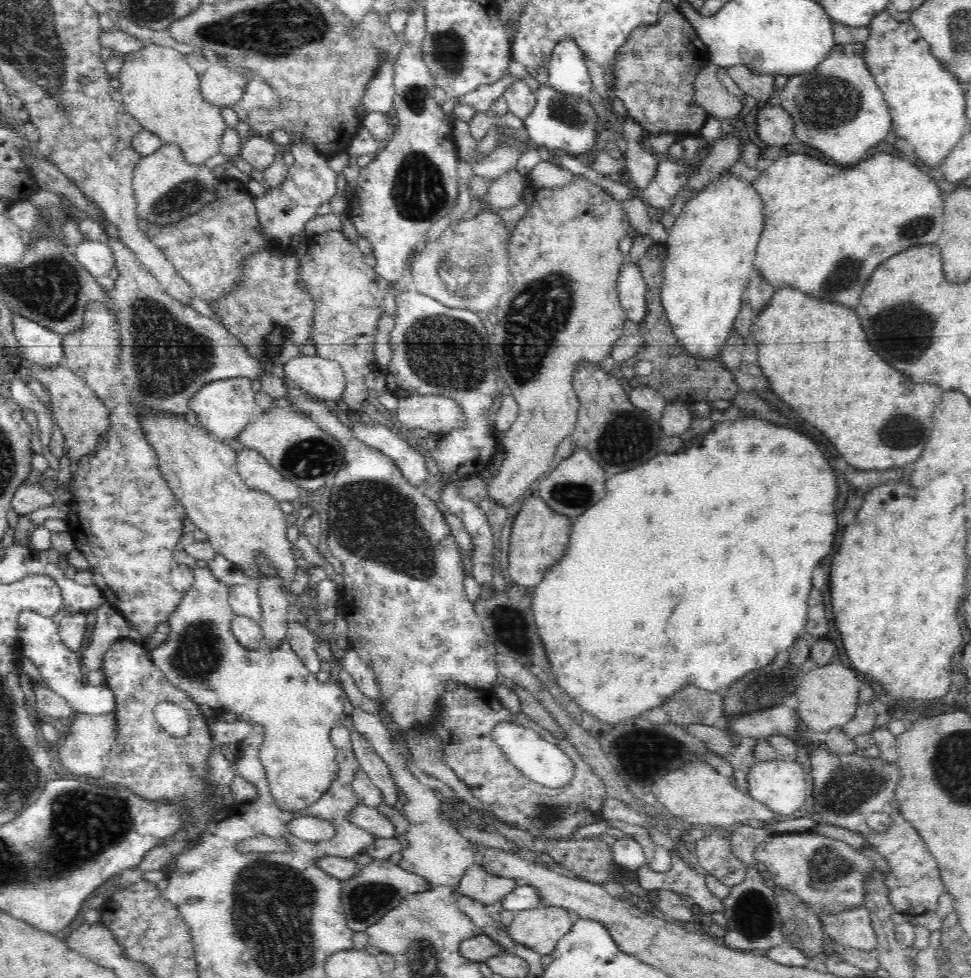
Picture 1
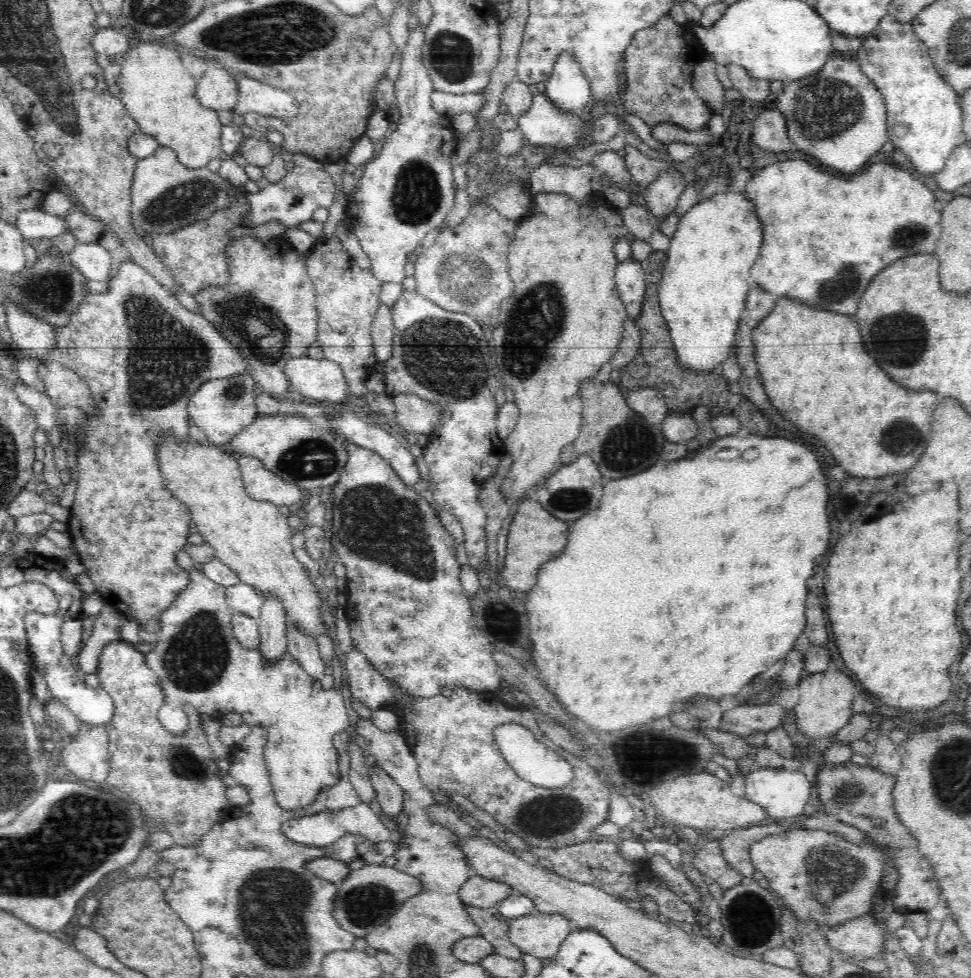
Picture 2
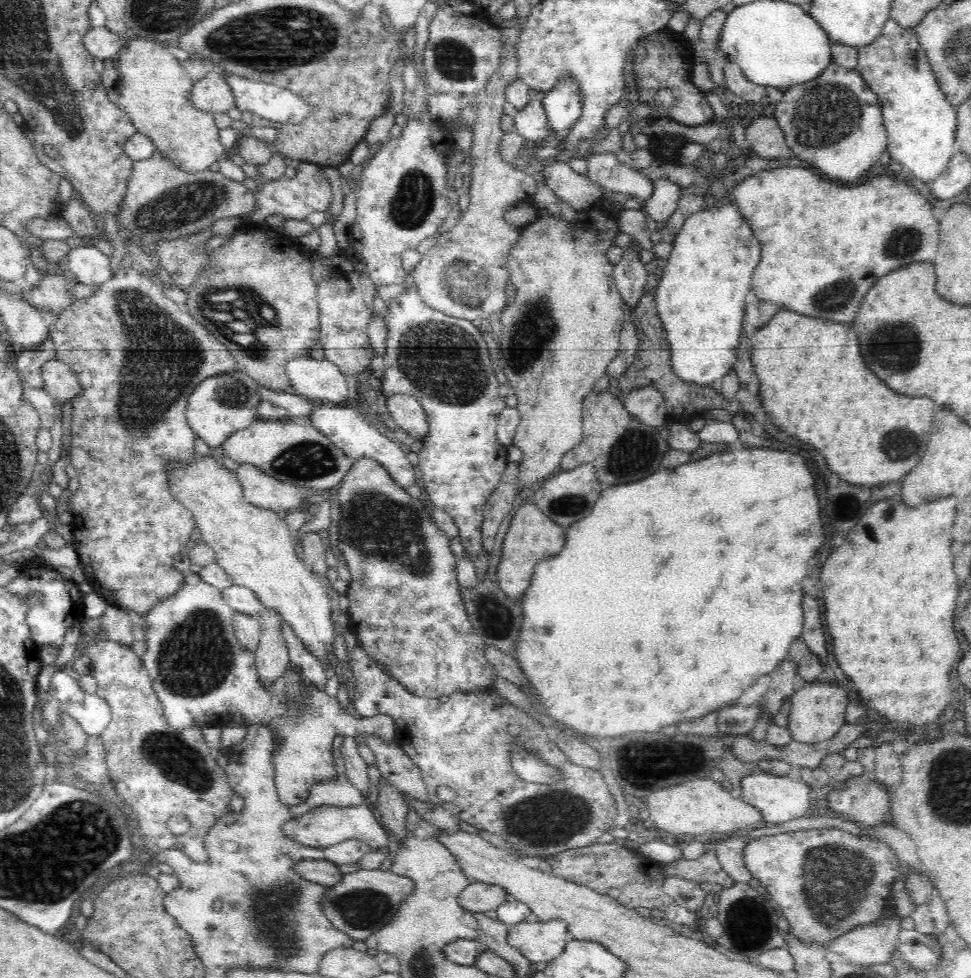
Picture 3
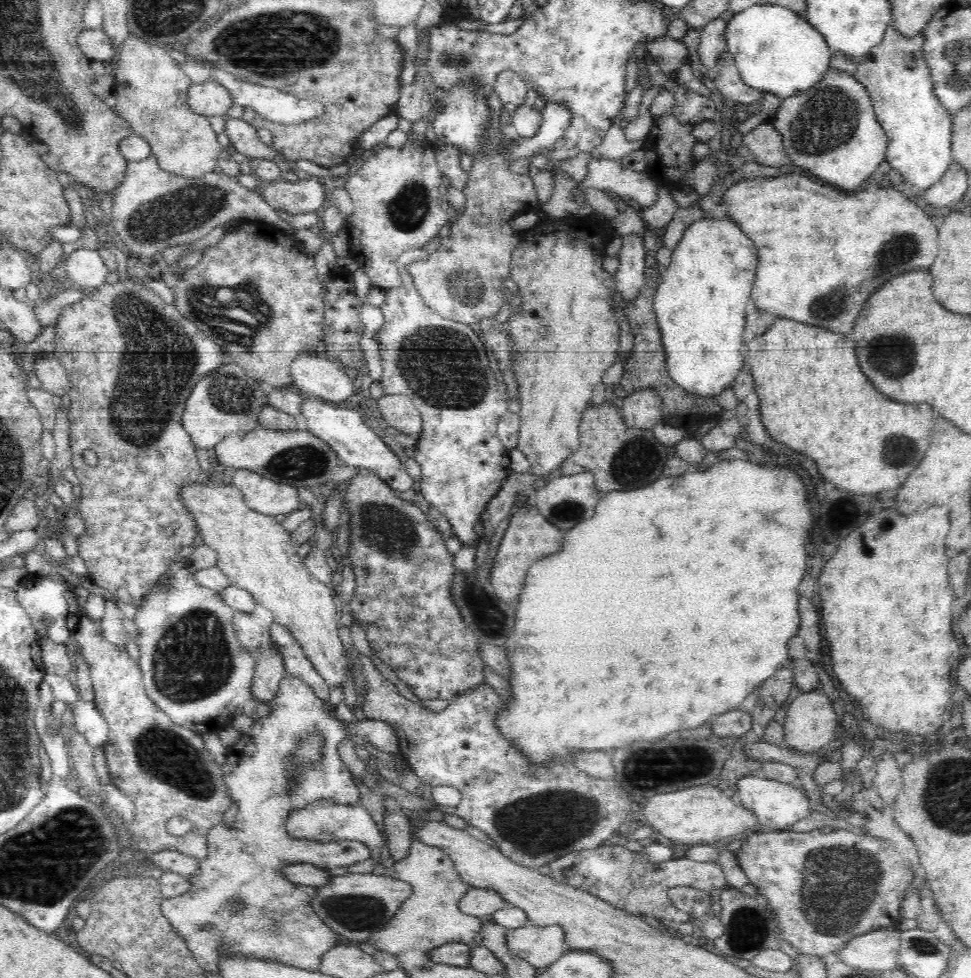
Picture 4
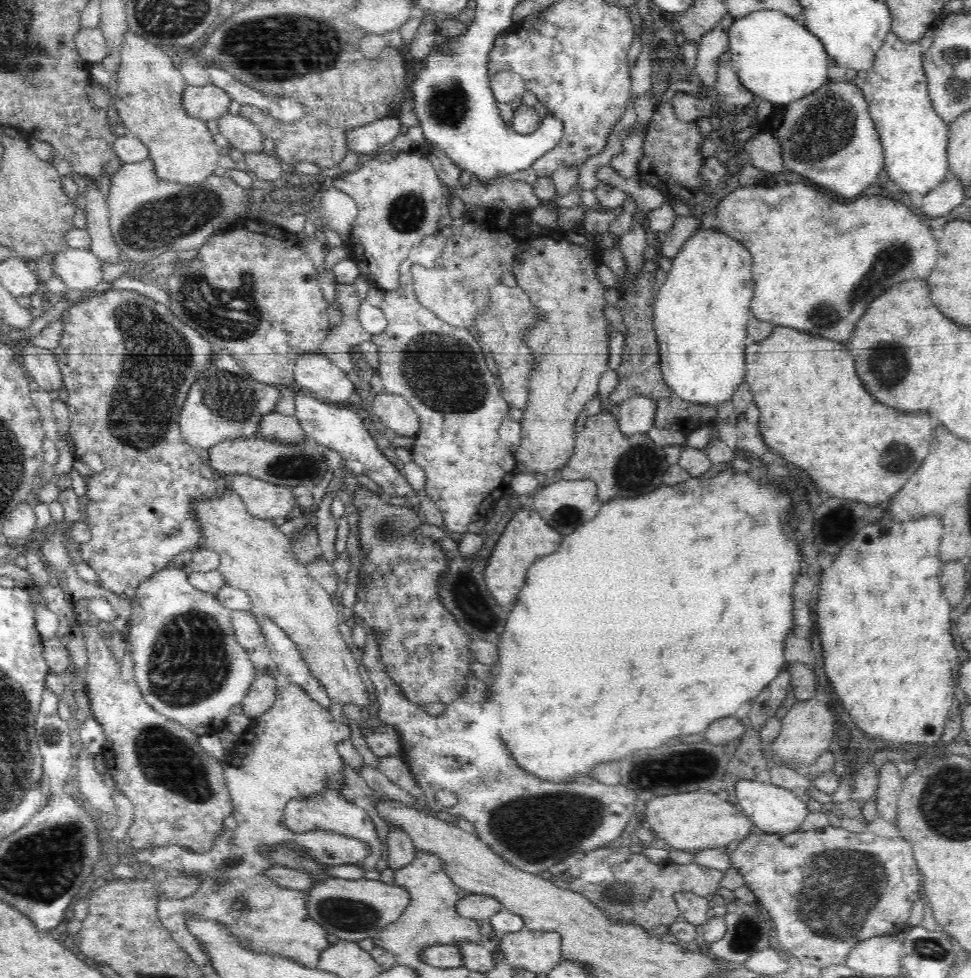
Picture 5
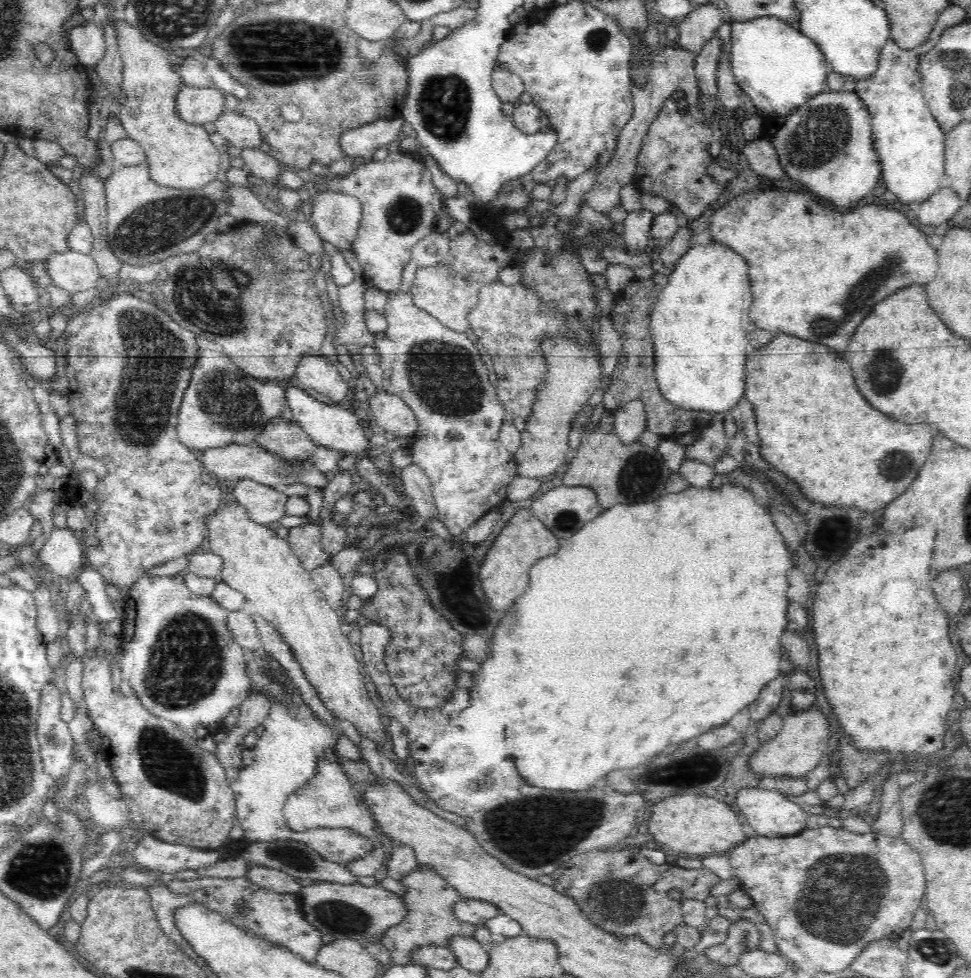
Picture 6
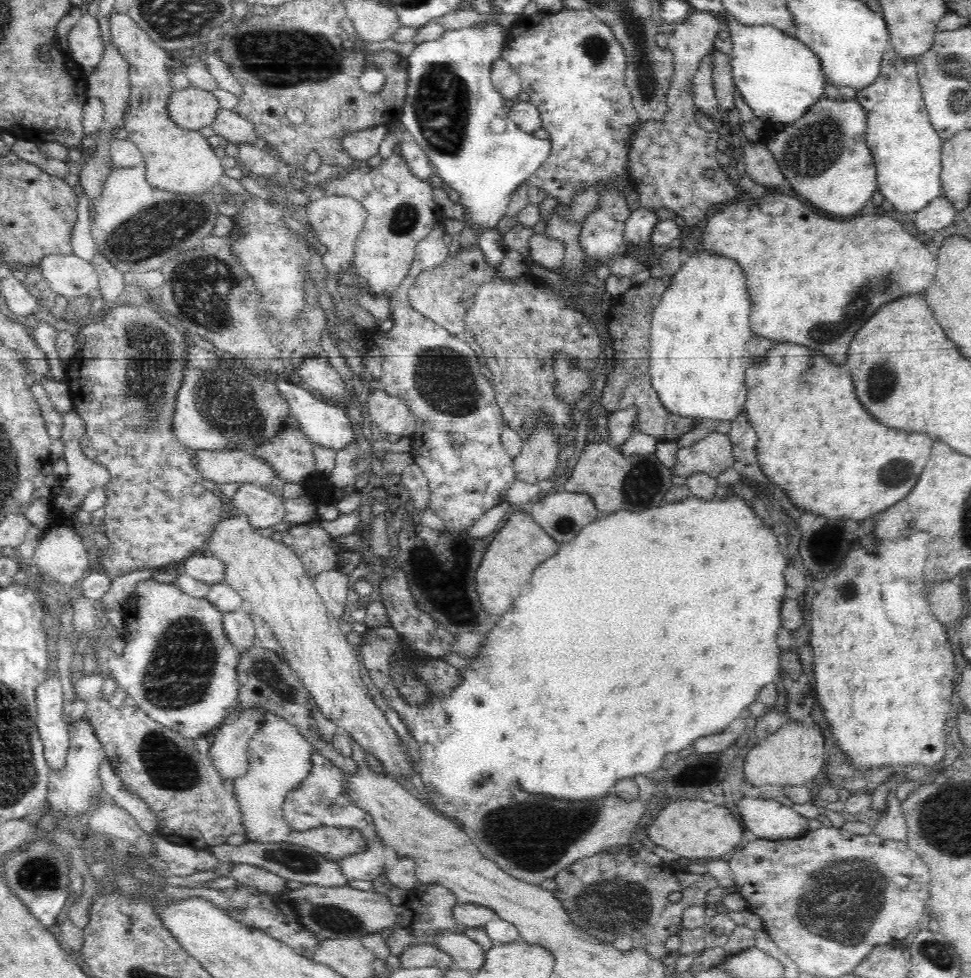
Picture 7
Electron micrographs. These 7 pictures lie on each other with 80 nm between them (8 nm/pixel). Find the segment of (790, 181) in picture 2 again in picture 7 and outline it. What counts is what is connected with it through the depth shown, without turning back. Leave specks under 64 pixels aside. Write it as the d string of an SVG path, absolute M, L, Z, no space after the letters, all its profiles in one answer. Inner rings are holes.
M771 191L768 193L768 195L766 194L761 198L736 200L721 211L713 214L706 222L700 247L708 254L727 256L727 258L735 260L742 266L744 276L746 276L746 284L748 284L748 292L750 292L750 298L752 298L750 300L752 302L752 312L750 312L749 322L751 331L755 336L770 338L774 342L802 344L802 346L807 346L812 348L812 350L820 350L834 364L845 364L848 346L854 340L856 332L862 328L862 324L866 320L870 320L876 314L876 310L889 301L898 300L902 296L920 294L920 292L923 294L934 280L938 266L937 259L932 255L926 243L910 235L898 221L888 218L888 216L866 216L866 218L850 218L850 220L832 220L832 218L816 214L812 210L813 206L808 206L809 203L801 200L798 196L776 195Z

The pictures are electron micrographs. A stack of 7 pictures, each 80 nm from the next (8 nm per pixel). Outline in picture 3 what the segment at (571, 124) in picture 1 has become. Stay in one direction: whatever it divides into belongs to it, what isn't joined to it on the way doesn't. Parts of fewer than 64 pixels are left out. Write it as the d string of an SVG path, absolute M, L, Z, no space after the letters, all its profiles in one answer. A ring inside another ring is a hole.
M532 99L522 110L514 115L514 128L528 140L538 142L538 140L551 140L551 138L561 139L562 135L556 136L551 128L547 127L547 116L543 111L543 103L537 99Z

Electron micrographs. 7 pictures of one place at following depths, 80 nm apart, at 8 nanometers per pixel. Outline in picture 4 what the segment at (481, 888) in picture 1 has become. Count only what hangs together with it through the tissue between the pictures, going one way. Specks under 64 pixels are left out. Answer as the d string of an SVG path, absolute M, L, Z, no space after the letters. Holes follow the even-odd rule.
M470 888L458 902L460 912L482 918L508 907L510 906L498 892L489 889Z

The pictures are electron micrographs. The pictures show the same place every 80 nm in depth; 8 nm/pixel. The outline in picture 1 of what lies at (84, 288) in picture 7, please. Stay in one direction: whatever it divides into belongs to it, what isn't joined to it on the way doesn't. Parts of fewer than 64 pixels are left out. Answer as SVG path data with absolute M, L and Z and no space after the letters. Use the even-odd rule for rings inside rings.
M105 239L83 240L73 246L78 262L94 277L106 276L115 266L112 251Z

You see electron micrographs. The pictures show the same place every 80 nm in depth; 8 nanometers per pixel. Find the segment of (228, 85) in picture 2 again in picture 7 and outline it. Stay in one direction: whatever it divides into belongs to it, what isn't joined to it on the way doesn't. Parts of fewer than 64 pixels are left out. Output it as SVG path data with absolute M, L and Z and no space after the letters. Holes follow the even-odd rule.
M190 85L170 95L166 110L180 128L203 131L212 124L220 107L212 91Z

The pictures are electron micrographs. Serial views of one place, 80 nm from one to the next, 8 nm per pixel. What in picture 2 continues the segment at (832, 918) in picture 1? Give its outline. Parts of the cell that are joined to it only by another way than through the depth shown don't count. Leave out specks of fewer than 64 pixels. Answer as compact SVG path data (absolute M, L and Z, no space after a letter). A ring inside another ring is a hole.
M907 912L893 913L885 921L878 921L871 915L852 918L846 923L826 931L831 950L836 950L849 958L881 958L887 934L895 933L906 922Z

